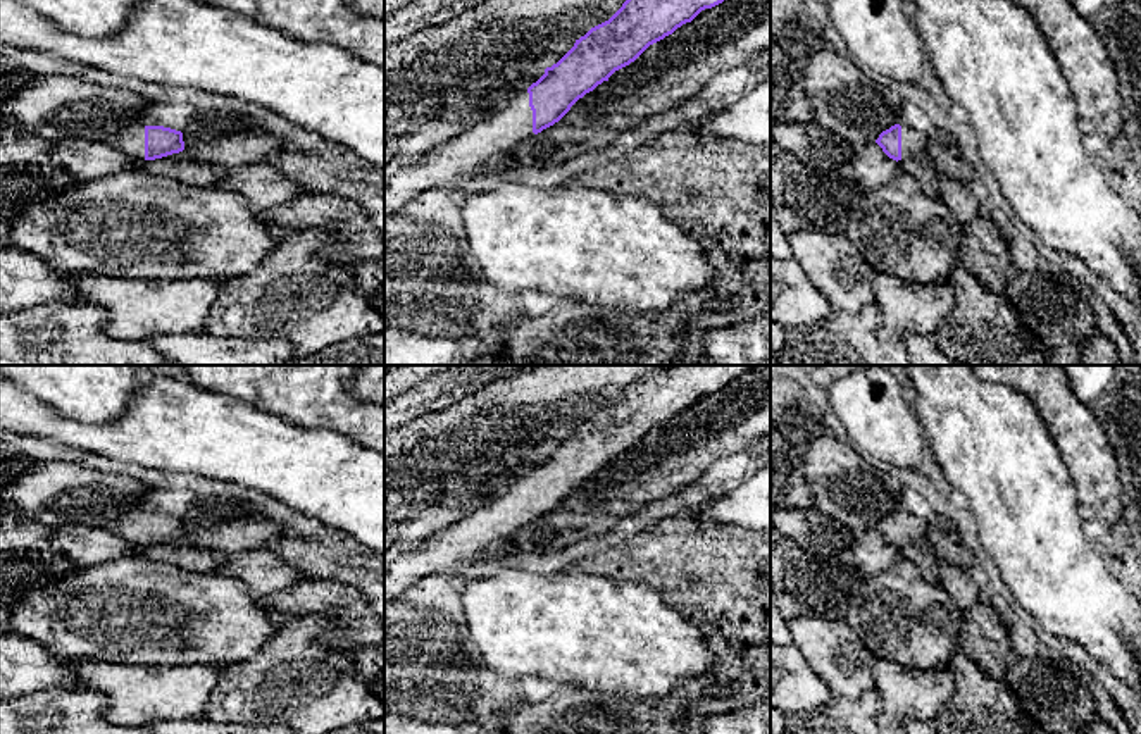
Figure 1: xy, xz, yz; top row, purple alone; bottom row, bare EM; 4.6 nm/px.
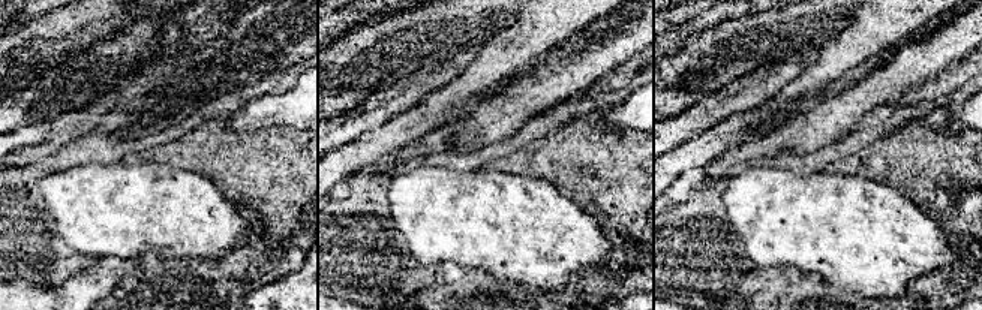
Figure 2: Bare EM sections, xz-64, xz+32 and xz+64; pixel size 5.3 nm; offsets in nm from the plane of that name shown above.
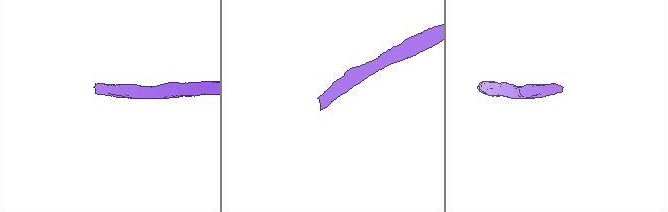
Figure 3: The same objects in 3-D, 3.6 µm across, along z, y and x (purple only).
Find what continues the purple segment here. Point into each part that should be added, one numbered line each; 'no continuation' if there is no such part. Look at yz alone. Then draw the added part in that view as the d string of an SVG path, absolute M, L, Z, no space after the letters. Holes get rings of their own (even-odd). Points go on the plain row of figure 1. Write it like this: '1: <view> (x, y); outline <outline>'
1: yz (912, 528); outline M901 512L901 544L908 541L919 541L927 536L929 524L912 513Z

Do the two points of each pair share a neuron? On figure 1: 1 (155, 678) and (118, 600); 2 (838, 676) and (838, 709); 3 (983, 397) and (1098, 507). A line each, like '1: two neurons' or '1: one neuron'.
1: two neurons
2: two neurons
3: two neurons

